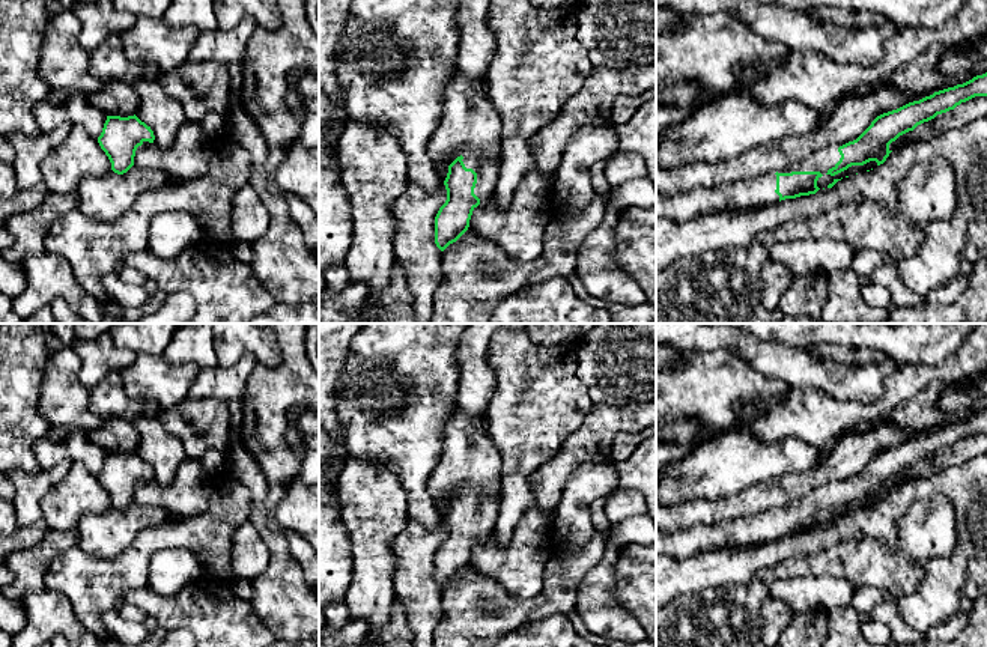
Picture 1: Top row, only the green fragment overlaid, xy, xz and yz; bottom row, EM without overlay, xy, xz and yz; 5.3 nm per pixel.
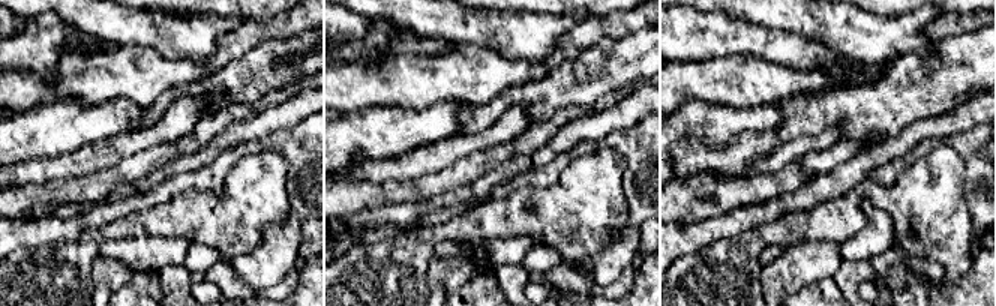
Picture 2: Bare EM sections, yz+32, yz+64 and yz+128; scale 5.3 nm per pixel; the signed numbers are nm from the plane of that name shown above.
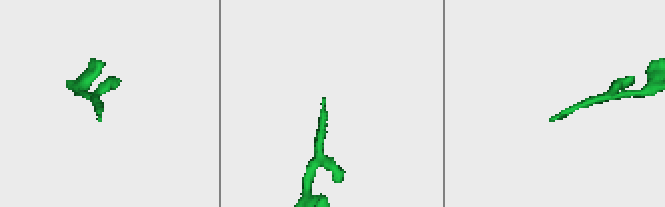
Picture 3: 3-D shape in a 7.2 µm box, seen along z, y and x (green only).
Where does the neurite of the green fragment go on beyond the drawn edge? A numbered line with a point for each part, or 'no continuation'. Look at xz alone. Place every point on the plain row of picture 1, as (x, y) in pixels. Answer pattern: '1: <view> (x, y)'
1: xz (488, 507)

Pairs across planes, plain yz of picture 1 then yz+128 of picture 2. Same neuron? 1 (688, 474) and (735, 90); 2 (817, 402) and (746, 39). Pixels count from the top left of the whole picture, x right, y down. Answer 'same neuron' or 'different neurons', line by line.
1: different neurons
2: different neurons

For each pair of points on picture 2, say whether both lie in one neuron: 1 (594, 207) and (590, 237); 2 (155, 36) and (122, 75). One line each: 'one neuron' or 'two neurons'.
1: one neuron
2: two neurons

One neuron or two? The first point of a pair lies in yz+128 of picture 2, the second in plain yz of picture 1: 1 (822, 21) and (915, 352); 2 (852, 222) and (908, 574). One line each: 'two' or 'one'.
1: two
2: one

